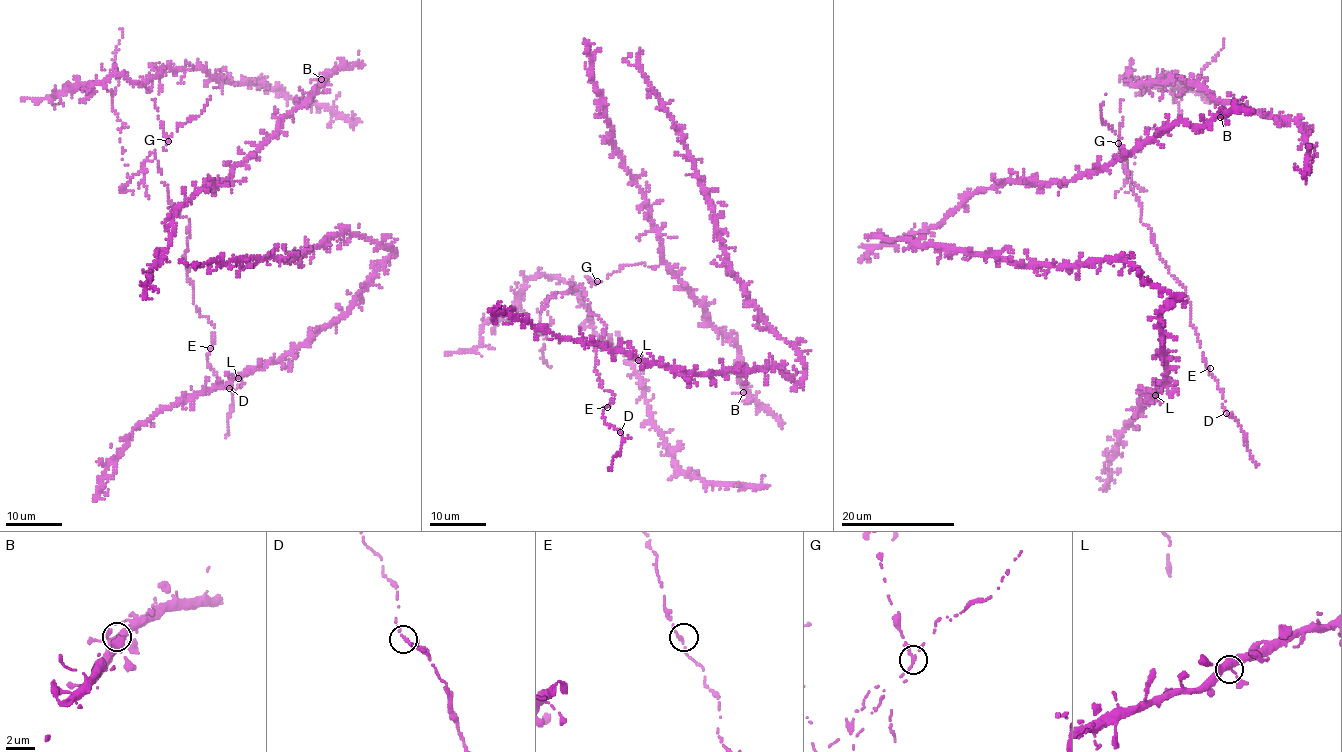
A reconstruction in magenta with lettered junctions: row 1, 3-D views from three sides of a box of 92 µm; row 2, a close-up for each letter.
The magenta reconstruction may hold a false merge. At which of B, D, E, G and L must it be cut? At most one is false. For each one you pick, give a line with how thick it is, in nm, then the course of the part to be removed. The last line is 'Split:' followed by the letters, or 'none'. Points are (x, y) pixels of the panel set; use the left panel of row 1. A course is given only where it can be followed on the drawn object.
G: 190 nm thick; foreign part runs (168, 141), (142, 171), (127, 174), (119, 128), (126, 126), (114, 113), (113, 90), (120, 29)
Split: G

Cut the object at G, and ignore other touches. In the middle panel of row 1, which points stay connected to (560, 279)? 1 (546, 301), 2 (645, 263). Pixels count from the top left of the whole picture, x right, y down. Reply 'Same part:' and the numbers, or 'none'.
Same part: none

